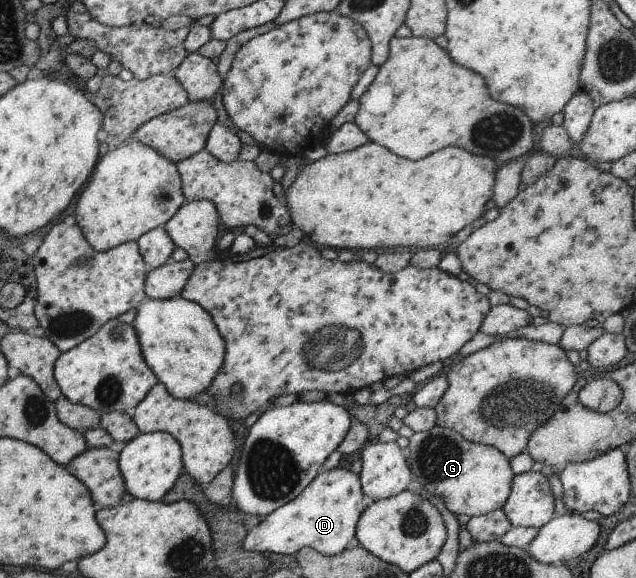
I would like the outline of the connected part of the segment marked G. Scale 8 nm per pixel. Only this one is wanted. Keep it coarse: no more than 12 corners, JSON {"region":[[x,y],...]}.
{"region":[[435,425],[408,439],[414,482],[452,514],[501,508],[508,457]]}

